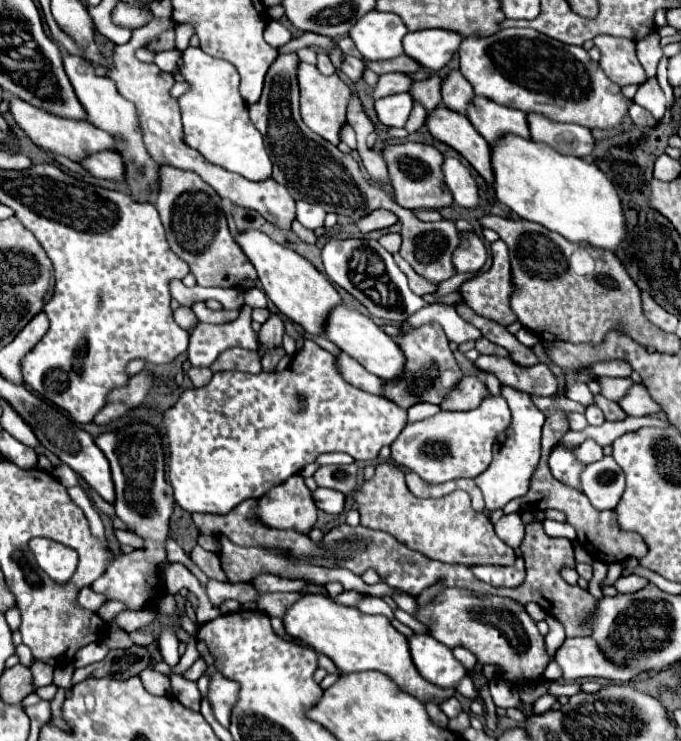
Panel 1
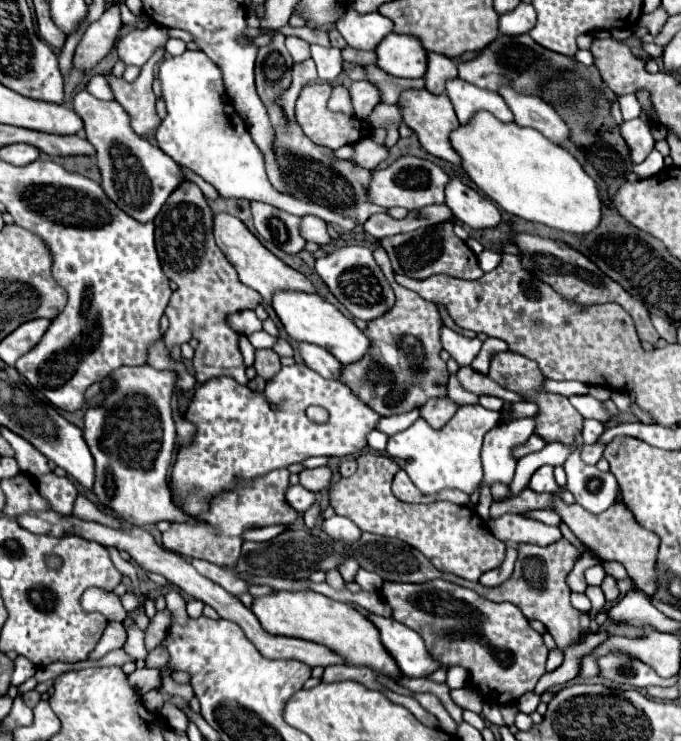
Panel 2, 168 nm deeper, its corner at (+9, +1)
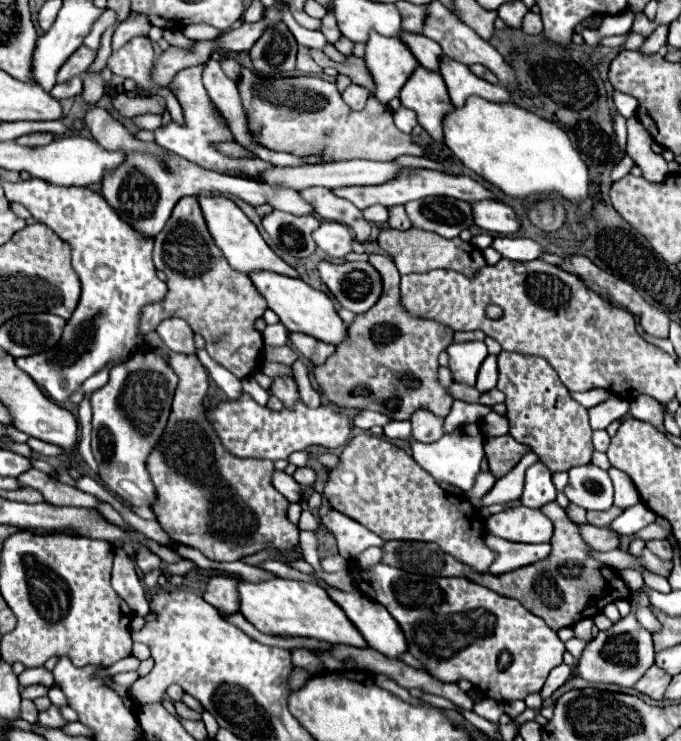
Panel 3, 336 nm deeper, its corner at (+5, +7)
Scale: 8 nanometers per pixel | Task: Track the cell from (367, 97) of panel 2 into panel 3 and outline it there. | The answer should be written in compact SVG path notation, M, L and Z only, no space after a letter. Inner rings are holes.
M350 84L344 92L342 92L342 98L344 102L352 108L352 110L362 110L366 100L370 96L370 90L364 88L364 86L358 86L358 84Z

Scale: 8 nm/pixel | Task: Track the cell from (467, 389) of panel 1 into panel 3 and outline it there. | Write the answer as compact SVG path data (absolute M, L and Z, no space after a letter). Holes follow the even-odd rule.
M426 408L414 412L410 420L414 438L420 442L436 442L444 436L444 420L440 420L440 416L432 416L432 412L428 412Z

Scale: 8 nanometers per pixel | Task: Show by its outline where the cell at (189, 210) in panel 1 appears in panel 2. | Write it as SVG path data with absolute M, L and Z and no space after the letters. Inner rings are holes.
M184 182L180 190L172 192L154 224L160 266L176 284L176 290L172 292L170 304L164 312L170 320L170 328L164 336L166 346L172 348L174 344L198 340L192 366L200 384L218 376L230 376L238 384L248 384L242 352L238 348L240 334L228 326L226 318L232 312L254 310L256 306L262 306L264 300L260 294L256 294L256 290L238 280L236 270L216 246L212 236L212 210L202 190L194 182Z

